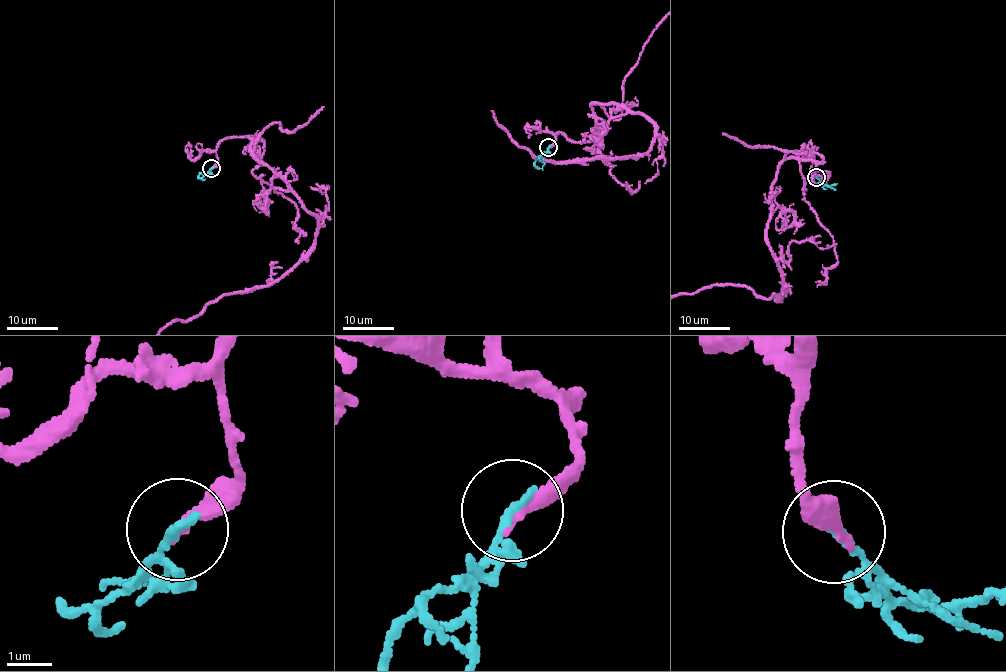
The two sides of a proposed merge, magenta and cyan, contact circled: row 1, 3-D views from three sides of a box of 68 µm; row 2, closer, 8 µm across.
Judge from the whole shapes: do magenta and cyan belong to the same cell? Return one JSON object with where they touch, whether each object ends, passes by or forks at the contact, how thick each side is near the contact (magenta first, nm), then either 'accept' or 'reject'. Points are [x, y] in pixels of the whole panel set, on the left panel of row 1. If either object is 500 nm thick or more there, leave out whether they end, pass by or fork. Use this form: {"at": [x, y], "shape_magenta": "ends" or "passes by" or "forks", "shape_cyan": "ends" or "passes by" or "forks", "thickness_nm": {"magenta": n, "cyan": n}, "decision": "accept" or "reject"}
{"at": [211, 168], "shape_magenta": "ends", "shape_cyan": "ends", "thickness_nm": {"magenta": 280, "cyan": 220}, "decision": "reject"}

